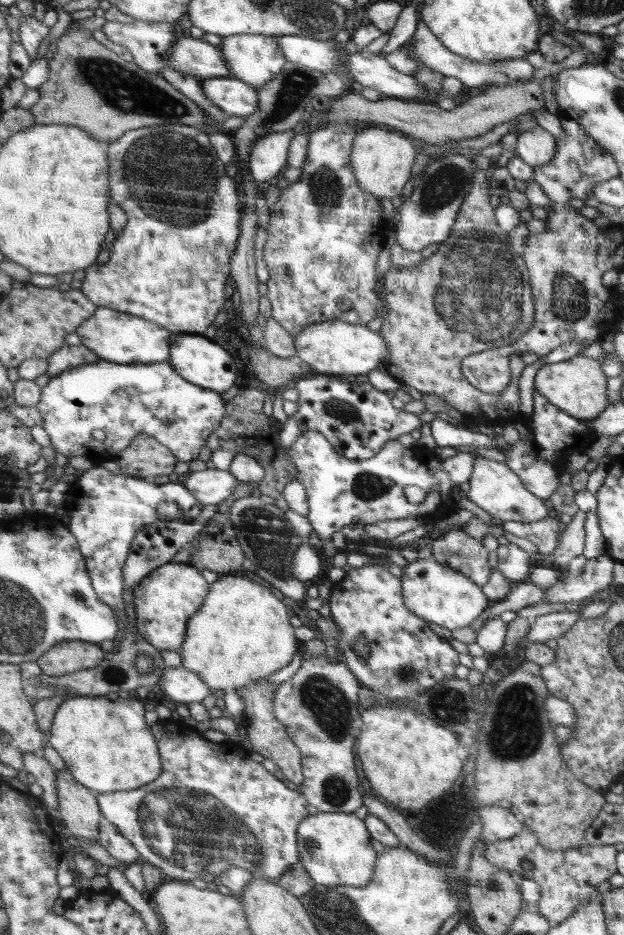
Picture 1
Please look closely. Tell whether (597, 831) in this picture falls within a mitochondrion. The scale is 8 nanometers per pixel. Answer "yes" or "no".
no

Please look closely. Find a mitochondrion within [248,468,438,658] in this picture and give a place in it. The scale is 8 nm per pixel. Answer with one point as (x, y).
(368, 486)

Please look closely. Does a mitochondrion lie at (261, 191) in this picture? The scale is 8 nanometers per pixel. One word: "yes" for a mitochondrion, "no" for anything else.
no

